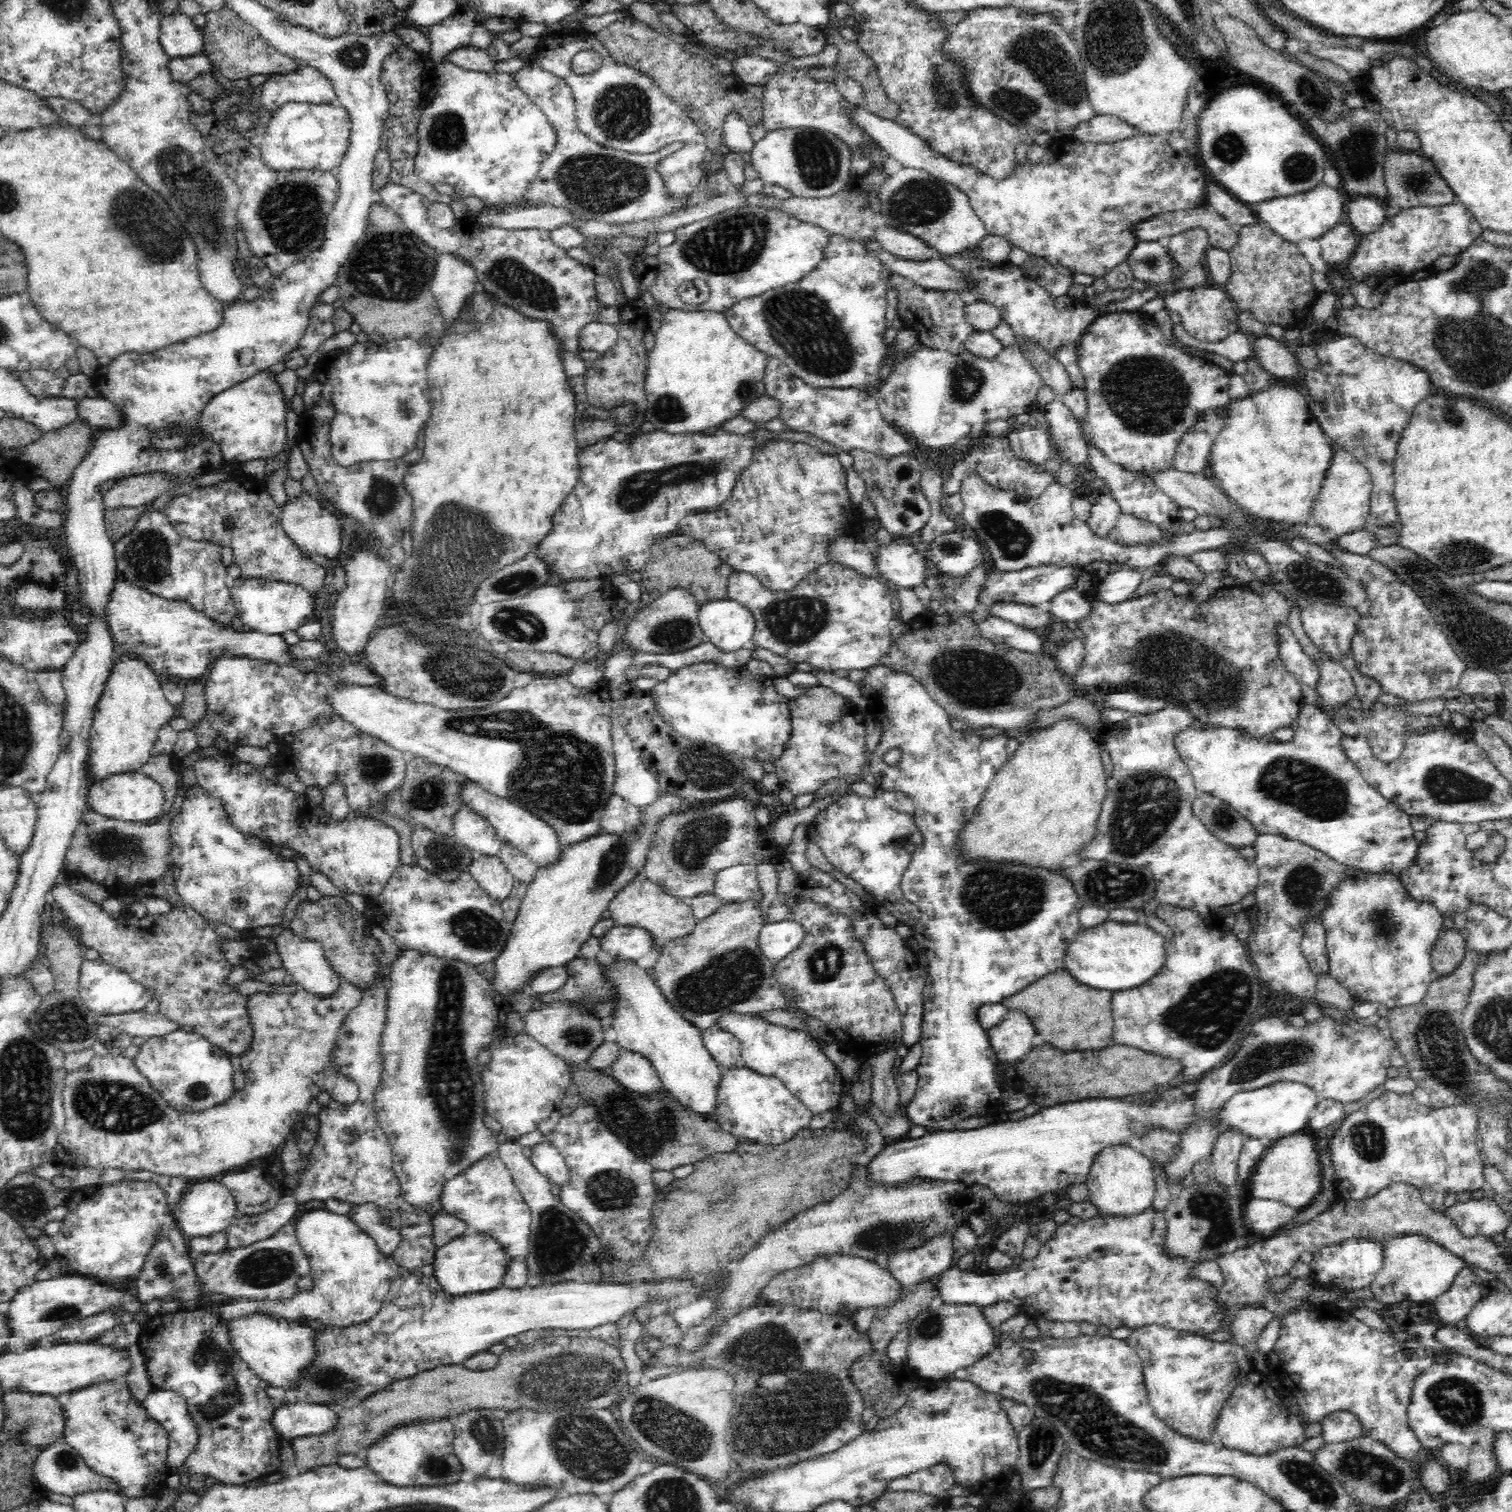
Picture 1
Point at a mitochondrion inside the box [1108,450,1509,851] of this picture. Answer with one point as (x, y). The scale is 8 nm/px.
(1318, 792)

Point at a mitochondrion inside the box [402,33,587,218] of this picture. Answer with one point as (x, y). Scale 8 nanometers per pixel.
(446, 132)

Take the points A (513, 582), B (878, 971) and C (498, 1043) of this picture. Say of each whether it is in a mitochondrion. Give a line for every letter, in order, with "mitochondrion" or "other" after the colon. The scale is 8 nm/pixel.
A: mitochondrion
B: other
C: other

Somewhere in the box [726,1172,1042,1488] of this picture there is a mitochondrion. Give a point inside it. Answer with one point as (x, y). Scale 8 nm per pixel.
(835, 1409)

